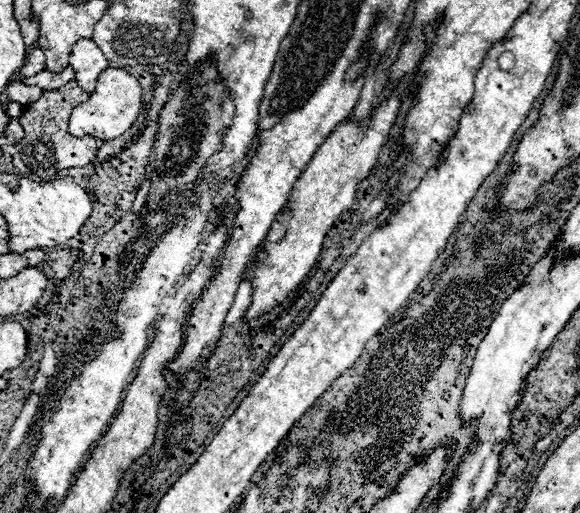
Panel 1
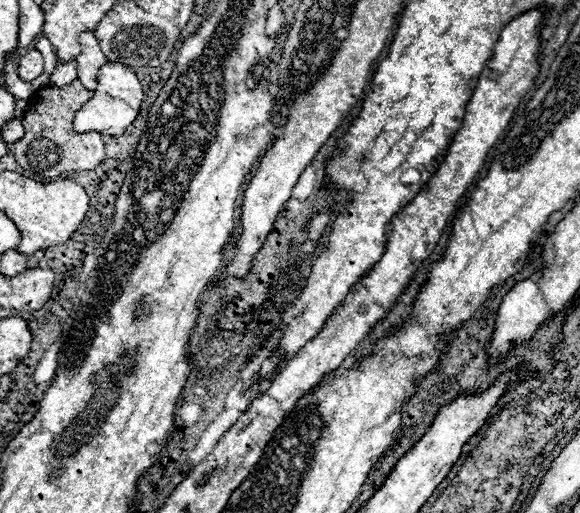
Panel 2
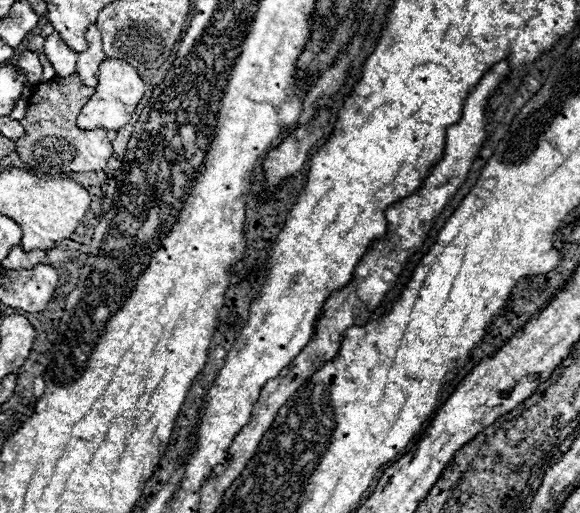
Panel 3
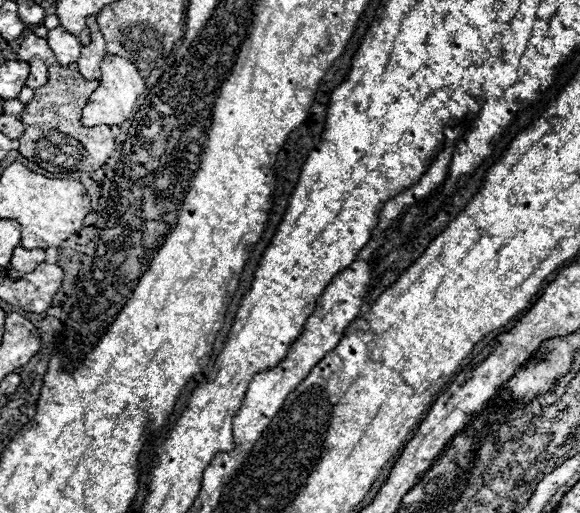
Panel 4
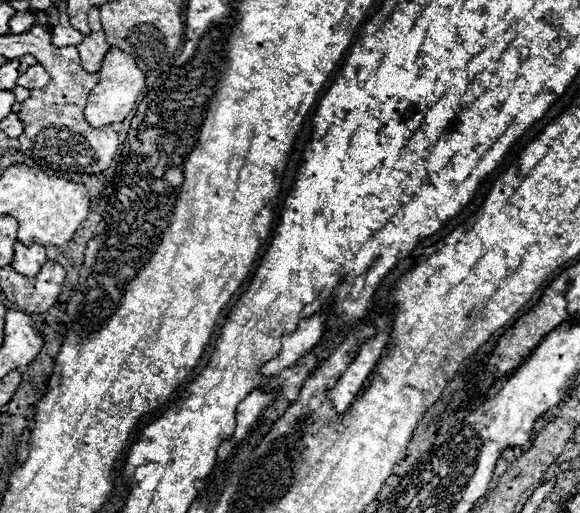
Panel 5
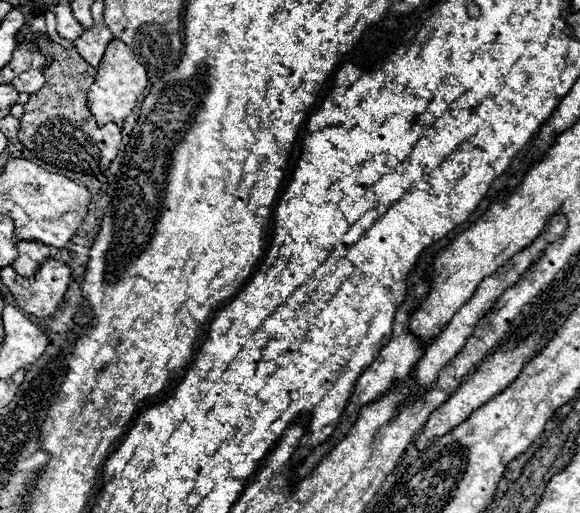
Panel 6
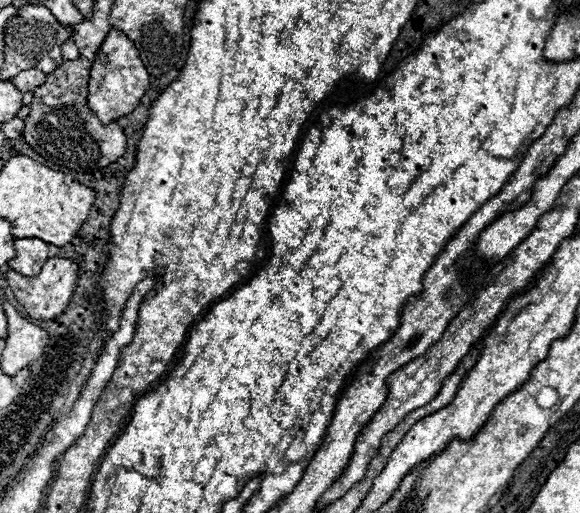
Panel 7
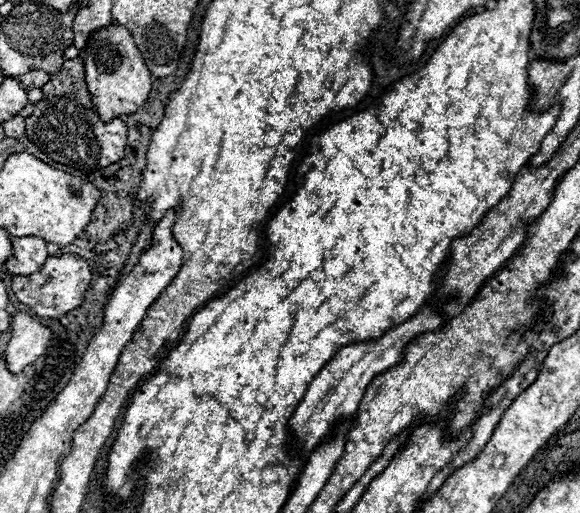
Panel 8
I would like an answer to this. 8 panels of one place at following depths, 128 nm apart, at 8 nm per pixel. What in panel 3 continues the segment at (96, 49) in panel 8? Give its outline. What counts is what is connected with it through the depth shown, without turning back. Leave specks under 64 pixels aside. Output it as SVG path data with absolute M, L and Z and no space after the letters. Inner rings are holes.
M106 58L100 64L100 76L94 96L84 104L84 108L78 114L78 128L80 130L94 130L94 128L106 128L106 130L120 130L130 122L130 116L134 114L140 98L144 94L144 82L134 66L128 62Z

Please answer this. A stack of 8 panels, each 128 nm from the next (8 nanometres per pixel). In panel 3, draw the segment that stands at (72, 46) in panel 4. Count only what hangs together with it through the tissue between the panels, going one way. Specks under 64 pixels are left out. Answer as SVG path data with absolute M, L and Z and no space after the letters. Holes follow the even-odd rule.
M52 32L46 38L44 54L52 62L58 78L68 78L68 76L72 76L76 72L76 58L78 58L78 54L74 50L70 50L56 32Z

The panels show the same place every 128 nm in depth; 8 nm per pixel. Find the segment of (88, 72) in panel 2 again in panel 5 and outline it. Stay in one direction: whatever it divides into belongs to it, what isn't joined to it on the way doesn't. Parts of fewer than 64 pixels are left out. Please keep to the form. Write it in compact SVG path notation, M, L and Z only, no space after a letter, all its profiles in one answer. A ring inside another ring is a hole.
M98 8L90 10L88 24L90 24L90 34L80 42L80 46L76 46L76 50L80 54L82 68L86 72L94 74L100 70L102 60L104 60L106 52L110 50L110 46L106 44L106 34L104 34L102 24L100 24L100 10Z

